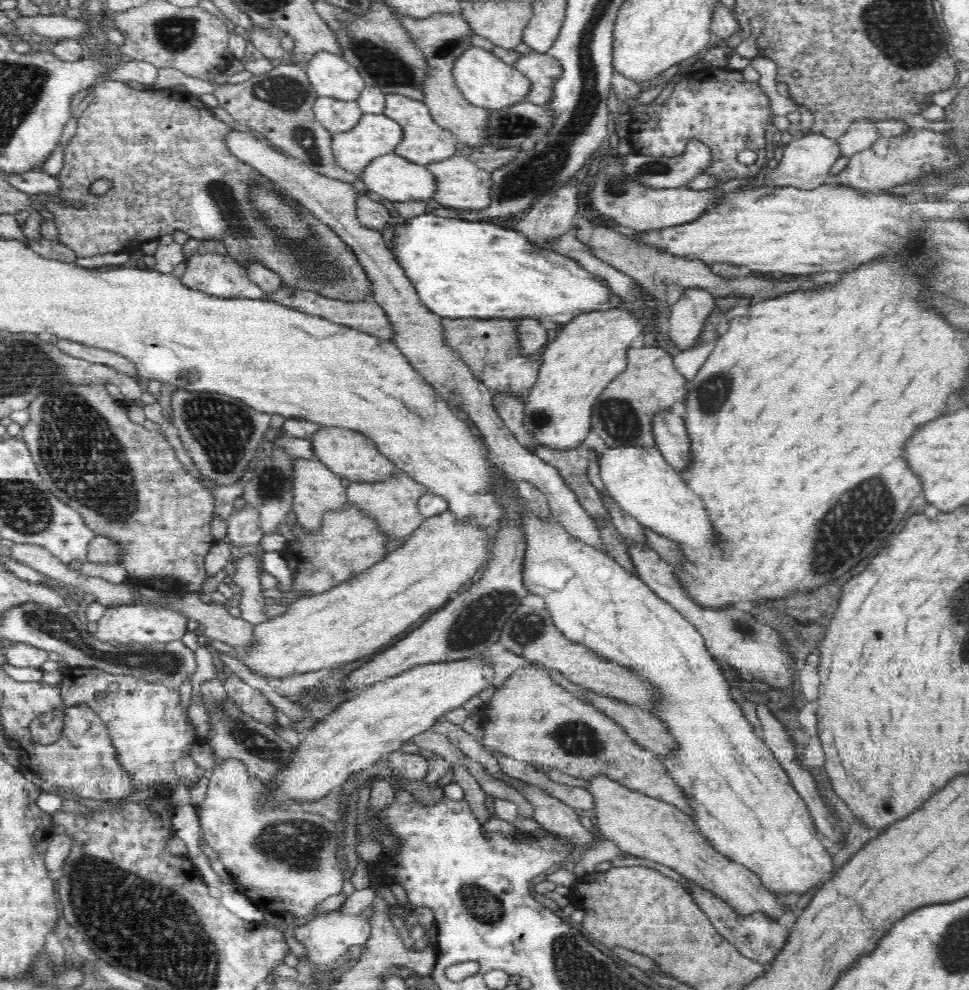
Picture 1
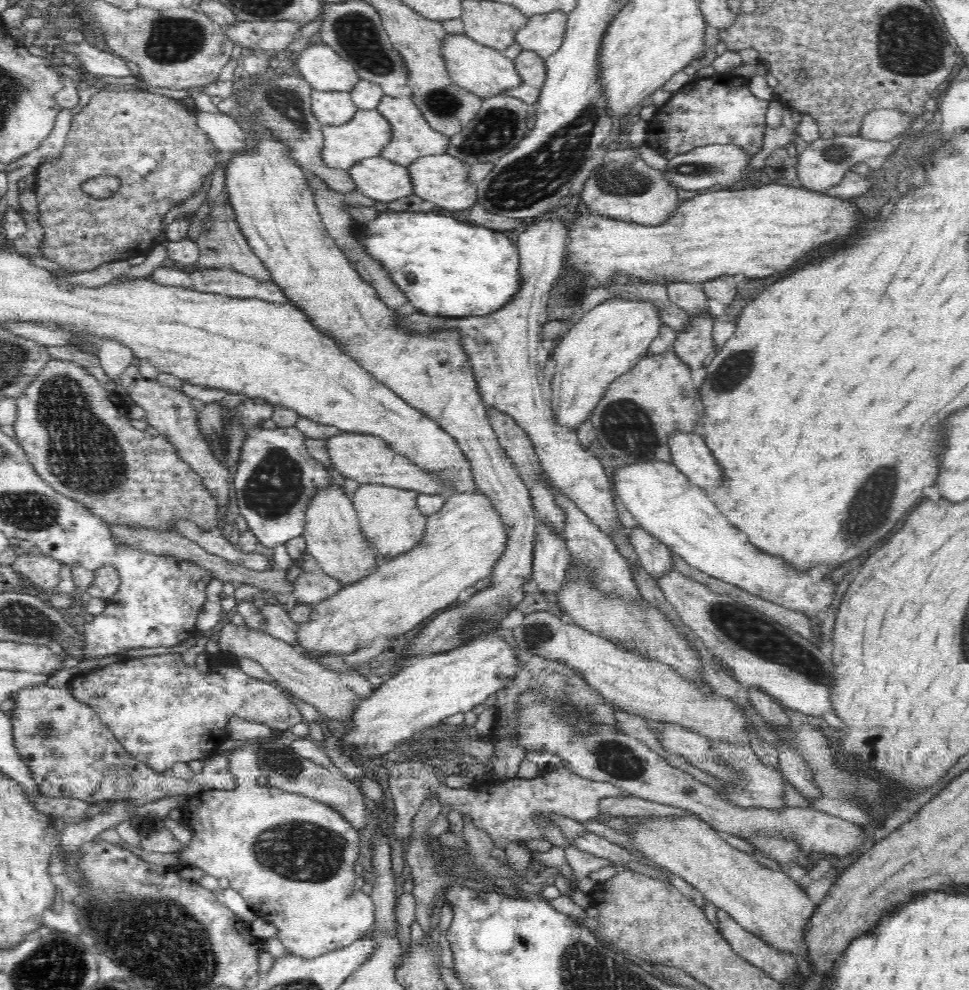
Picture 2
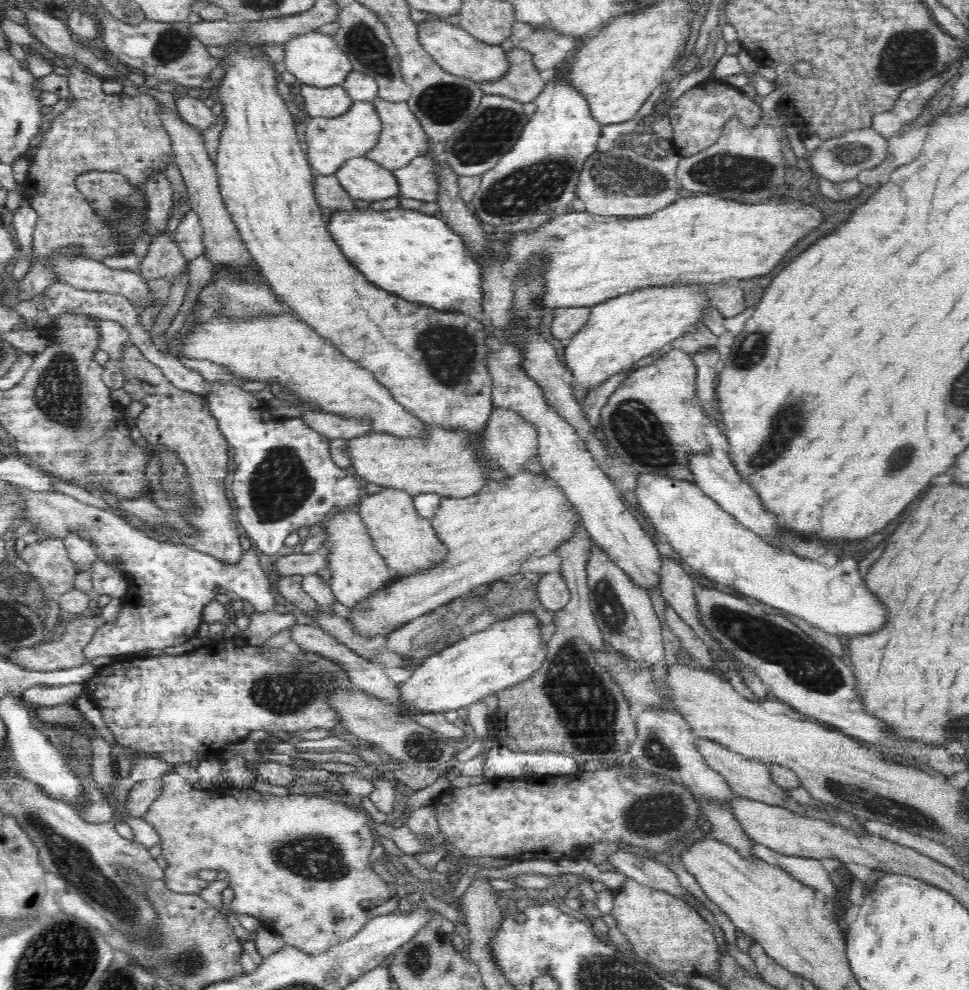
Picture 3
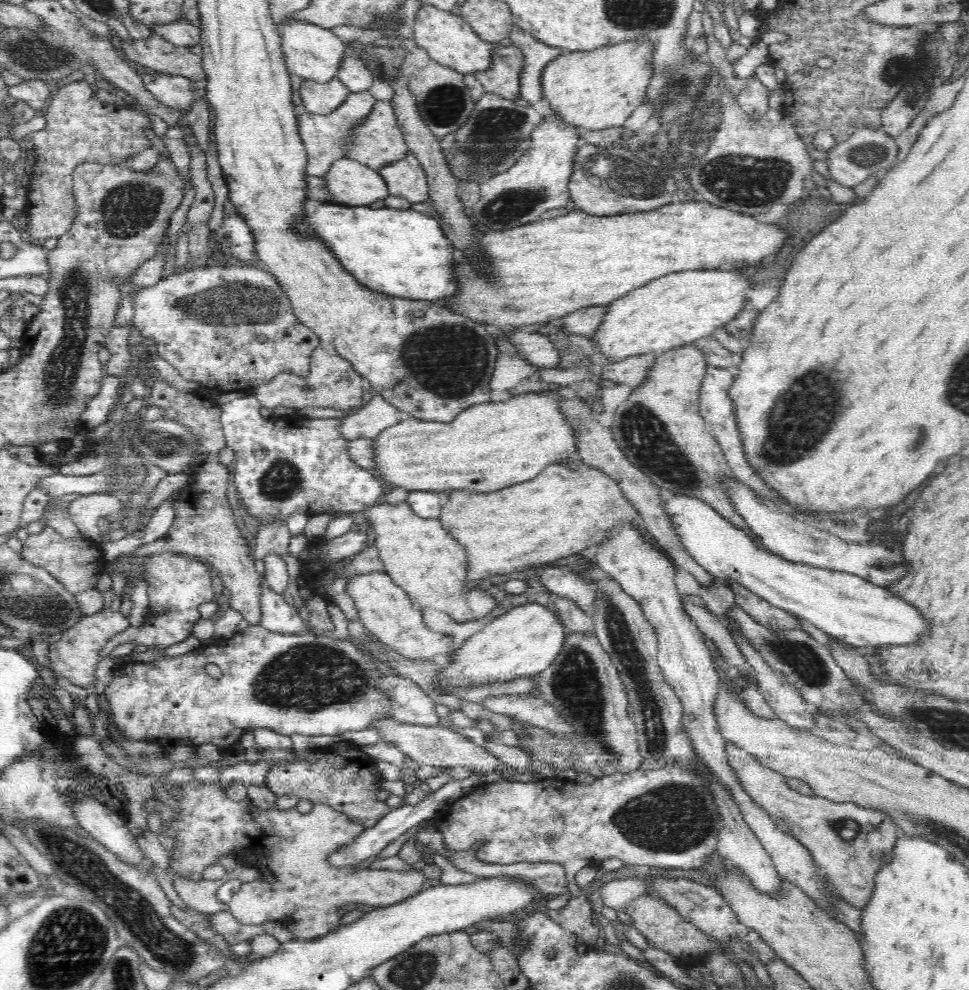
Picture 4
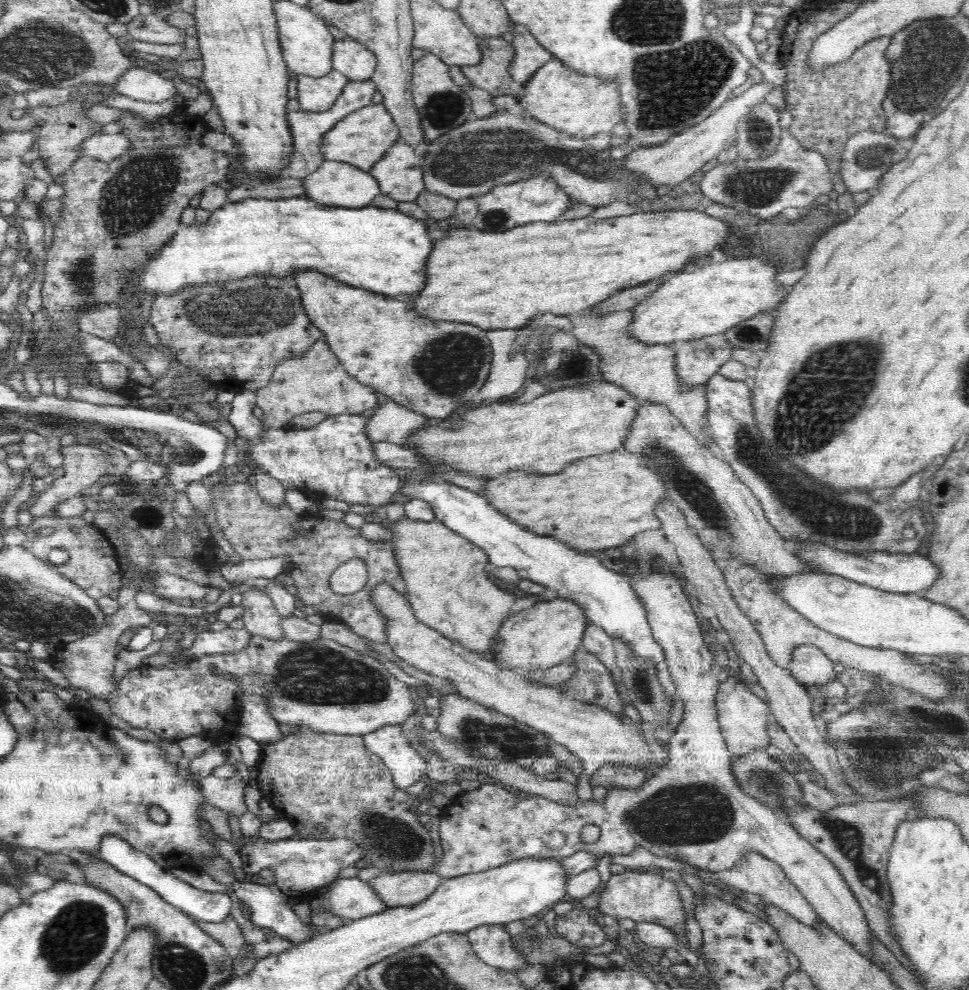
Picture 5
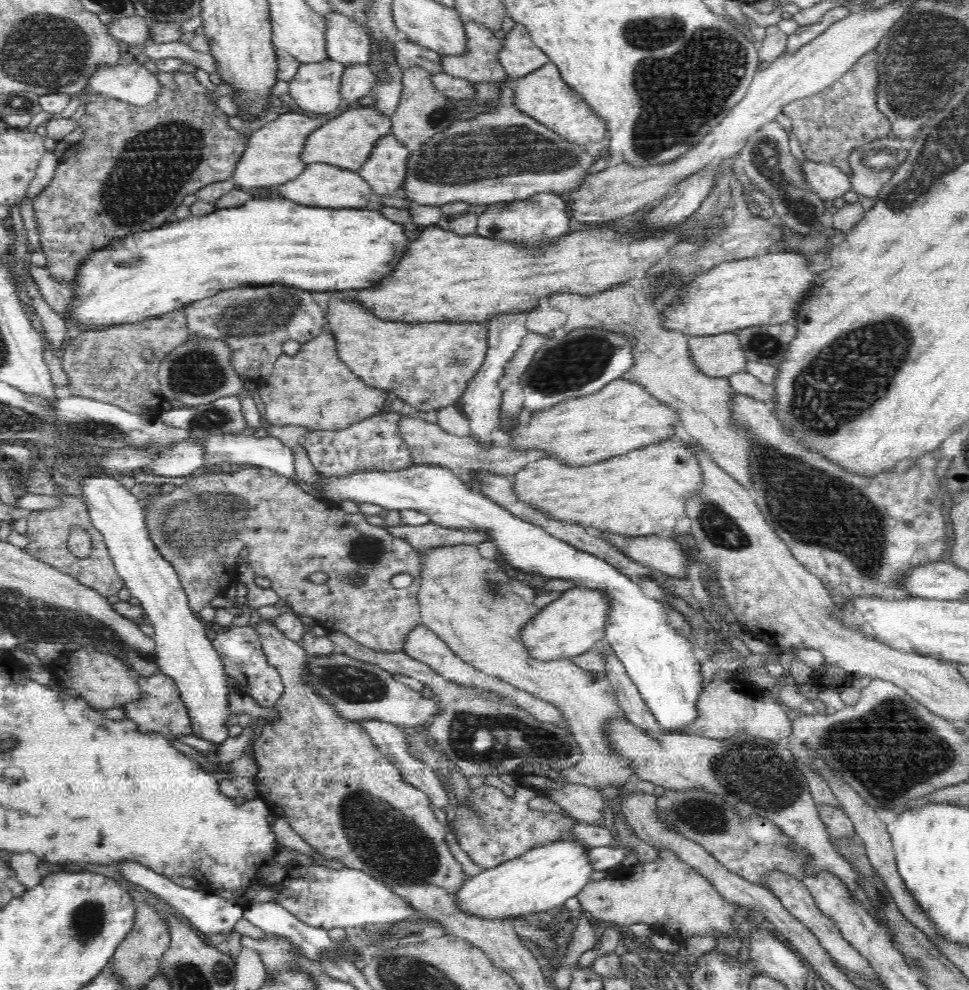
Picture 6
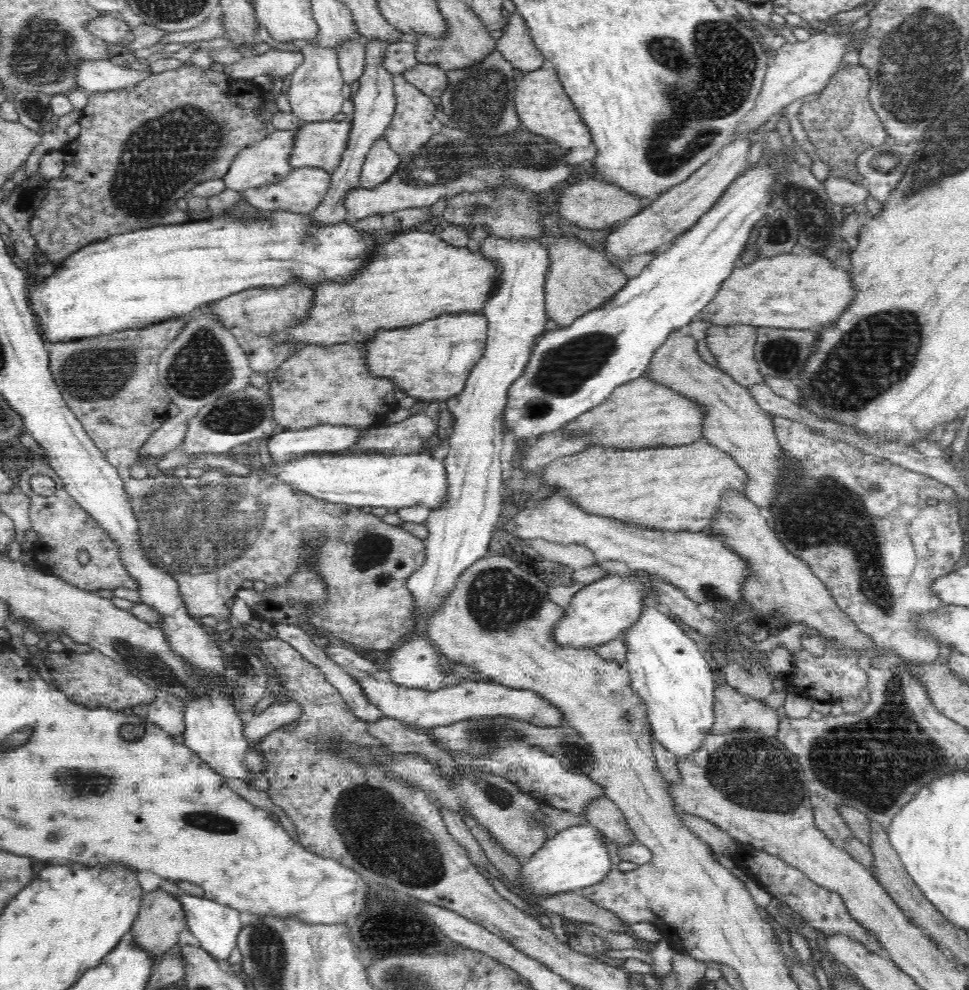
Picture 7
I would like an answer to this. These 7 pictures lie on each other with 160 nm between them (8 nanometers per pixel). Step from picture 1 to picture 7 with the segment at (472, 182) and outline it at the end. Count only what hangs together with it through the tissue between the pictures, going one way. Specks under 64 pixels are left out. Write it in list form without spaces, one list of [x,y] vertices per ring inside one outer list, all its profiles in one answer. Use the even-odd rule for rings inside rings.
[[[384,137],[376,140],[362,165],[359,189],[374,189],[384,184],[400,163],[401,155],[393,151]]]

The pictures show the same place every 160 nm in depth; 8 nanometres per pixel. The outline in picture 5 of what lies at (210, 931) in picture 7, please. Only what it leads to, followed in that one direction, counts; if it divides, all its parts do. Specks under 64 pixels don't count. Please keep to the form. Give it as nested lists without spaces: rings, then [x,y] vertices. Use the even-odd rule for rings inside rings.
[[[113,833],[108,834],[108,836],[102,836],[98,855],[100,859],[106,860],[108,864],[118,868],[120,872],[139,880],[142,884],[155,890],[166,902],[197,920],[218,923],[224,922],[228,916],[231,916],[232,901],[230,901],[230,897],[227,894],[208,892],[192,887],[190,884],[178,879],[170,871],[163,869],[157,861],[145,852],[140,852],[132,844],[122,840],[120,836],[114,836]]]

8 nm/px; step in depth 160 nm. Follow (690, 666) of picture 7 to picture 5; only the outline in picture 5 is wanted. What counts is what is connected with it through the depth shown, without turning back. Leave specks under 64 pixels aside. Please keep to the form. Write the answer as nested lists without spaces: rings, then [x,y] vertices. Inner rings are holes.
[[[409,478],[400,488],[400,498],[414,500],[421,498],[432,504],[436,520],[446,527],[464,536],[469,542],[482,548],[489,563],[498,567],[511,567],[518,572],[520,579],[530,579],[546,588],[558,591],[558,598],[572,600],[586,613],[592,623],[606,631],[608,636],[621,637],[625,644],[641,660],[654,660],[658,670],[658,682],[664,688],[669,700],[678,700],[678,691],[674,688],[667,664],[663,660],[662,648],[651,634],[650,623],[646,622],[646,612],[635,595],[630,580],[622,574],[608,570],[594,553],[575,551],[566,544],[546,536],[536,536],[512,523],[506,515],[494,510],[480,494],[470,492],[454,484],[440,482],[436,479]]]

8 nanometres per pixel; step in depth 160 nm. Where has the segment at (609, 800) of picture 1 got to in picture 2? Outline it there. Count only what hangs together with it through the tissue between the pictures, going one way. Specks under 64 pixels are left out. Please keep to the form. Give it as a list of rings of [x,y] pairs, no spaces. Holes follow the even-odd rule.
[[[696,816],[646,818],[642,824],[632,826],[628,836],[648,858],[692,884],[705,900],[727,912],[742,928],[756,933],[766,944],[806,960],[802,934],[817,905],[795,879],[778,869],[764,868],[754,856],[728,844]]]

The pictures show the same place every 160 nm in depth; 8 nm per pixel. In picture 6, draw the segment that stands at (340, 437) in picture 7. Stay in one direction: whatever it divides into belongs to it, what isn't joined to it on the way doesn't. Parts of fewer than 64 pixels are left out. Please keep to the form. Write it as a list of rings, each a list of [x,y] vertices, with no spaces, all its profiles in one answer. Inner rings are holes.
[[[253,433],[250,435],[242,434],[222,434],[206,436],[206,438],[196,438],[206,449],[204,454],[204,466],[216,466],[216,464],[226,464],[228,462],[236,468],[240,464],[251,464],[255,467],[264,467],[274,470],[274,472],[292,479],[294,483],[297,481],[294,478],[296,475],[296,468],[294,467],[294,450],[288,448],[277,437],[267,435],[266,437],[257,438]]]

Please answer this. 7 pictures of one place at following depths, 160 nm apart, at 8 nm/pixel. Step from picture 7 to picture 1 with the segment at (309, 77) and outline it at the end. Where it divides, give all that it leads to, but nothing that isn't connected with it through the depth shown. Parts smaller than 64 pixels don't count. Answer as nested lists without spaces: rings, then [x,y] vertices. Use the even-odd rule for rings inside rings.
[[[318,97],[313,106],[316,119],[332,135],[348,132],[360,122],[363,111],[358,103]]]

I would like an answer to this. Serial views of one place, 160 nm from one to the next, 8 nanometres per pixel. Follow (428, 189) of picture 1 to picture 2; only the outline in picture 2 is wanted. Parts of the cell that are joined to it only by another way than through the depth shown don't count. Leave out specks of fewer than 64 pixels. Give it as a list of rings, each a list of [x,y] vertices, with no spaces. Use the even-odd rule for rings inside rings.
[[[381,155],[354,163],[347,171],[356,184],[355,190],[370,199],[386,203],[414,194],[414,182],[406,165],[396,164],[392,160],[382,158]]]

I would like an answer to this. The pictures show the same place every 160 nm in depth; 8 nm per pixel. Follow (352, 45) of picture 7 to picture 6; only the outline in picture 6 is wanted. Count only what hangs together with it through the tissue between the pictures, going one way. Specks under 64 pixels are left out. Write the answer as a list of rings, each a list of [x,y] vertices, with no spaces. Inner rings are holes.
[[[368,65],[346,67],[345,75],[341,82],[342,104],[338,106],[342,112],[350,110],[348,104],[362,103],[374,90],[376,76]]]

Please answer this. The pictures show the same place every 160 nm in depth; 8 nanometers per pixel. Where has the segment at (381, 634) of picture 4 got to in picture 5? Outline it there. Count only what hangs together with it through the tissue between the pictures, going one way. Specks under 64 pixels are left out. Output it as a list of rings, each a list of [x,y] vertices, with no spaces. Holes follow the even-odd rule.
[[[384,582],[384,584],[376,584],[372,588],[371,603],[376,608],[379,608],[378,611],[382,611],[382,616],[386,619],[386,640],[396,656],[430,675],[445,679],[449,678],[452,686],[456,686],[456,690],[463,697],[472,699],[474,702],[487,707],[492,707],[506,716],[546,733],[550,740],[566,746],[570,752],[578,756],[583,764],[583,771],[577,777],[579,783],[574,787],[576,787],[576,791],[578,791],[578,795],[582,800],[592,800],[592,788],[589,784],[589,778],[598,768],[602,768],[602,764],[626,764],[631,768],[641,765],[646,769],[650,768],[650,764],[656,764],[658,768],[662,768],[670,758],[668,743],[661,744],[655,737],[647,738],[642,733],[642,730],[640,731],[636,724],[632,722],[631,713],[620,719],[618,715],[610,714],[608,710],[602,710],[600,707],[590,706],[590,704],[570,698],[556,687],[552,688],[551,686],[530,683],[524,677],[524,673],[502,668],[495,661],[491,662],[485,657],[478,656],[476,652],[470,652],[468,648],[461,646],[457,640],[450,640],[449,637],[418,620],[411,605],[407,602],[407,598],[398,593],[398,590],[392,588],[389,584]]]

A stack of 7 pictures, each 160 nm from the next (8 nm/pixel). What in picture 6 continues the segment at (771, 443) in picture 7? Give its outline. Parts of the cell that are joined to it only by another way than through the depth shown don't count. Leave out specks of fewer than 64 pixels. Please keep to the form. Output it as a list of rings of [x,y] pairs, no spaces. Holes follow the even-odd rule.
[[[626,282],[596,295],[558,294],[549,297],[549,301],[567,316],[562,325],[567,334],[582,328],[626,335],[626,339],[630,339],[630,354],[634,355],[634,364],[620,378],[639,384],[658,402],[674,408],[691,440],[708,451],[714,462],[734,480],[751,490],[751,440],[746,431],[735,430],[734,423],[730,422],[730,396],[735,392],[730,379],[712,378],[698,371],[694,359],[690,358],[689,337],[663,328],[654,298],[640,288],[636,290],[632,282]]]

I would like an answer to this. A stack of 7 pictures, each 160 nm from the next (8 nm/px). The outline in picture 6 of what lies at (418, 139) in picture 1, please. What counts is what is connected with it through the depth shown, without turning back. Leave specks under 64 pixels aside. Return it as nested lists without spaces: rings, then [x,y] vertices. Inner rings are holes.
[[[362,106],[359,109],[347,110],[340,116],[329,120],[321,129],[318,129],[306,139],[305,147],[301,152],[301,159],[306,164],[326,163],[358,171],[362,163],[369,158],[376,142],[393,131],[392,118],[378,113],[377,108]]]

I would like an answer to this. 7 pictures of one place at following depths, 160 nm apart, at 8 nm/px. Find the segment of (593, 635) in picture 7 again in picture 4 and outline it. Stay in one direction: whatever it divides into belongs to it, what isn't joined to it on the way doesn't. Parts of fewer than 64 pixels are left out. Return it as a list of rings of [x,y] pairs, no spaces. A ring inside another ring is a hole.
[[[531,603],[506,611],[454,652],[434,677],[435,690],[438,694],[450,694],[454,687],[480,687],[484,683],[534,678],[554,663],[562,652],[566,634],[560,615],[548,606]]]

